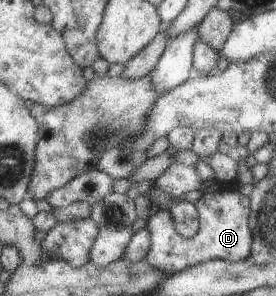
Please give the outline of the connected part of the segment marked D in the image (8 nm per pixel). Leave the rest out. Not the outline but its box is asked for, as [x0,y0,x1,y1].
[145,185,252,273]

